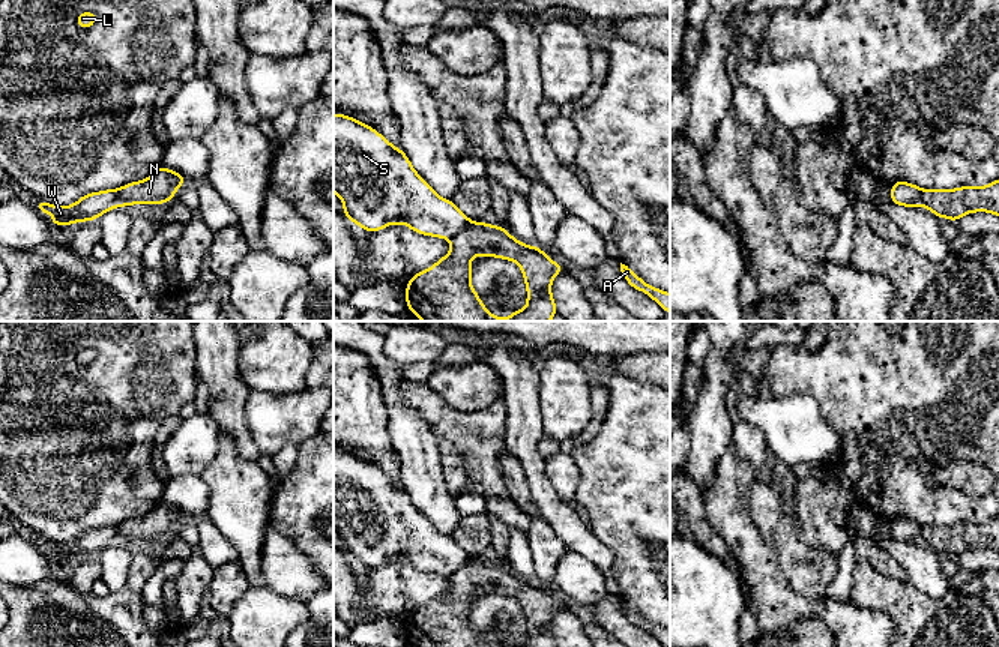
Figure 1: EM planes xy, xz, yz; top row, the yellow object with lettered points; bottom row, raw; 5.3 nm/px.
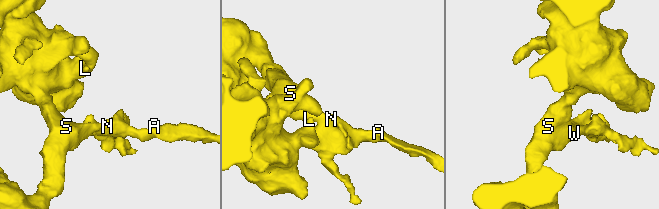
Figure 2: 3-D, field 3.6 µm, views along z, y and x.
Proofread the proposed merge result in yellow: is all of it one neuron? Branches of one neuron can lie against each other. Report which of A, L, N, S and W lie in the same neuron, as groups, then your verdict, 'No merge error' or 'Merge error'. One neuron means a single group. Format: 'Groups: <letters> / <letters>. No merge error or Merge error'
Groups: A N / L S W. Merge error

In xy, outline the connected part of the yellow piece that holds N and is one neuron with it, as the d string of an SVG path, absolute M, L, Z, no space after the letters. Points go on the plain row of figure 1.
M159 503L146 516L122 522L120 542L162 540L174 534L174 528L186 515L176 507Z

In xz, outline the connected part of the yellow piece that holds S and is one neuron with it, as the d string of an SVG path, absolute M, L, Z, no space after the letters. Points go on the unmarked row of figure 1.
M334 450L334 528L341 534L349 557L370 569L404 560L418 570L451 576L470 560L452 536L439 533L413 506L401 485L371 462L344 450Z

